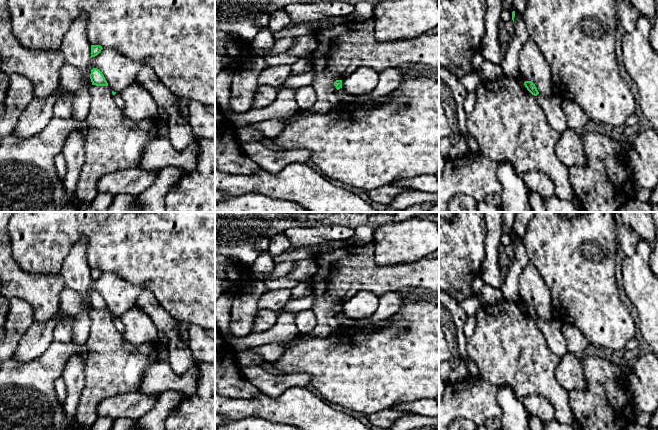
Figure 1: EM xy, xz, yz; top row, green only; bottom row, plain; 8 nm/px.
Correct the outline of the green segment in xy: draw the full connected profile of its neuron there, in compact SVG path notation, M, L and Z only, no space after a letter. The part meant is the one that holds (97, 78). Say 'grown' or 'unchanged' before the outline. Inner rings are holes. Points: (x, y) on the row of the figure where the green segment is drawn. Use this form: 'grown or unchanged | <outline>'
unchanged | M93 68L91 70L90 79L91 79L92 85L108 86L108 83L107 83L106 79L105 79L104 75L97 68Z

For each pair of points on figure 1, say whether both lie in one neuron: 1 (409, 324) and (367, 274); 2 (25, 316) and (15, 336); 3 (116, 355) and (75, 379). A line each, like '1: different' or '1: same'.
1: different
2: same
3: different

